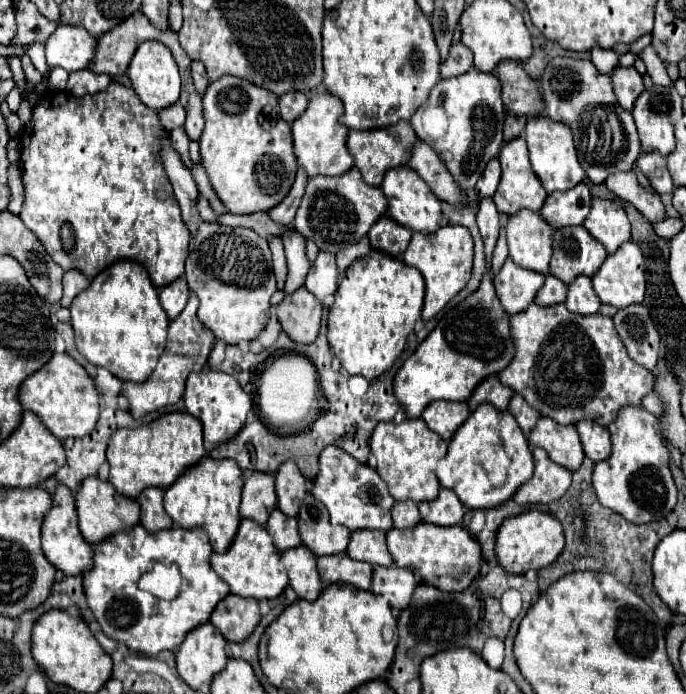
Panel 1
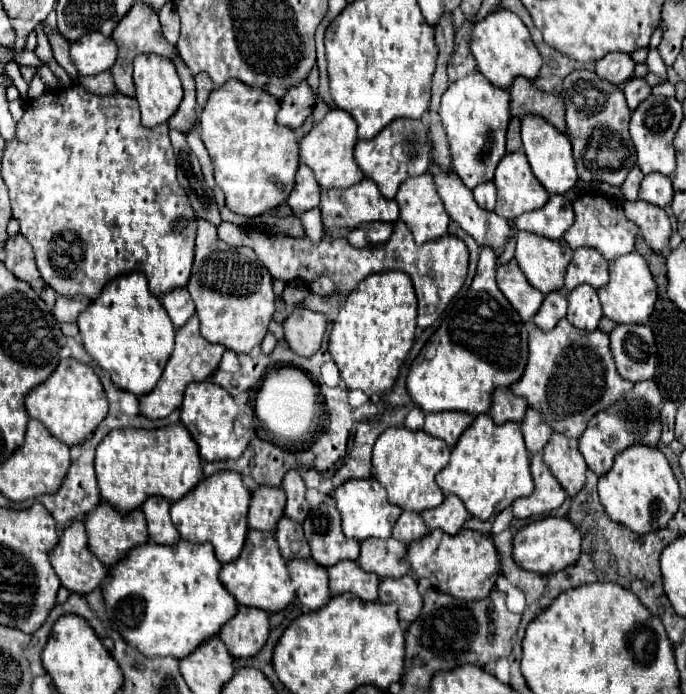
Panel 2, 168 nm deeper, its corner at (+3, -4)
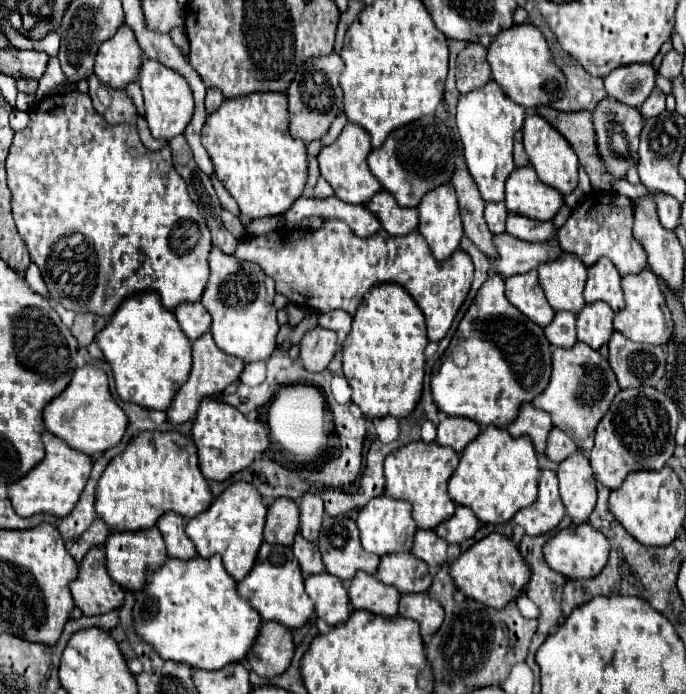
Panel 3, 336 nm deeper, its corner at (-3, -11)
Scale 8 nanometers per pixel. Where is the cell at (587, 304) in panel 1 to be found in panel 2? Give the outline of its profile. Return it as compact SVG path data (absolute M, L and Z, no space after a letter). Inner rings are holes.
M581 284L567 294L567 302L569 302L567 320L575 328L593 332L597 328L601 316L603 316L601 304L597 298L597 290L589 288L587 284Z

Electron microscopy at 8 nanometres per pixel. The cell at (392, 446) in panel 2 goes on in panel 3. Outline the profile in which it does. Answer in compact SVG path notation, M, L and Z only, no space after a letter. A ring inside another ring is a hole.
M435 441L407 443L385 457L385 495L409 501L413 507L411 517L417 527L435 529L443 519L449 519L455 513L455 503L447 495L447 481L457 463L459 455L451 447L441 447Z

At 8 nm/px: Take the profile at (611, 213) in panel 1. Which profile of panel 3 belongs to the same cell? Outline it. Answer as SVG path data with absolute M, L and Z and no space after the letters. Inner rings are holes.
M591 193L587 195L557 231L557 239L563 251L575 253L583 265L591 265L601 257L613 261L621 275L639 273L647 267L647 253L633 235L633 203L625 195L617 193Z

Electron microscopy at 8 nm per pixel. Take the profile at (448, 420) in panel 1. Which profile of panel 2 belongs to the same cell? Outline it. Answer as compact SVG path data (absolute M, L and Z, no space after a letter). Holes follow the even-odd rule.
M431 412L425 414L425 426L423 430L429 436L445 440L451 448L459 440L459 436L469 428L473 422L473 416L467 412Z

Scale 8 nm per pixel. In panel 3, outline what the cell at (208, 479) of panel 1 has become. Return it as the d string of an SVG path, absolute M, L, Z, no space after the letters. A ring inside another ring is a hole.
M245 481L231 483L207 511L199 513L193 519L187 519L185 533L193 541L199 557L221 555L223 567L233 579L243 579L255 561L255 551L263 541L263 523L265 523L267 507L259 495L259 491Z

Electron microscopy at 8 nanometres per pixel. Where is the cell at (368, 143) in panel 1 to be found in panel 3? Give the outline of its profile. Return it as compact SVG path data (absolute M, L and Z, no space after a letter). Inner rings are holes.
M423 117L393 131L379 149L369 153L367 163L371 173L379 179L383 189L395 197L399 207L417 207L427 191L451 181L453 139L447 125L439 123L439 117Z

